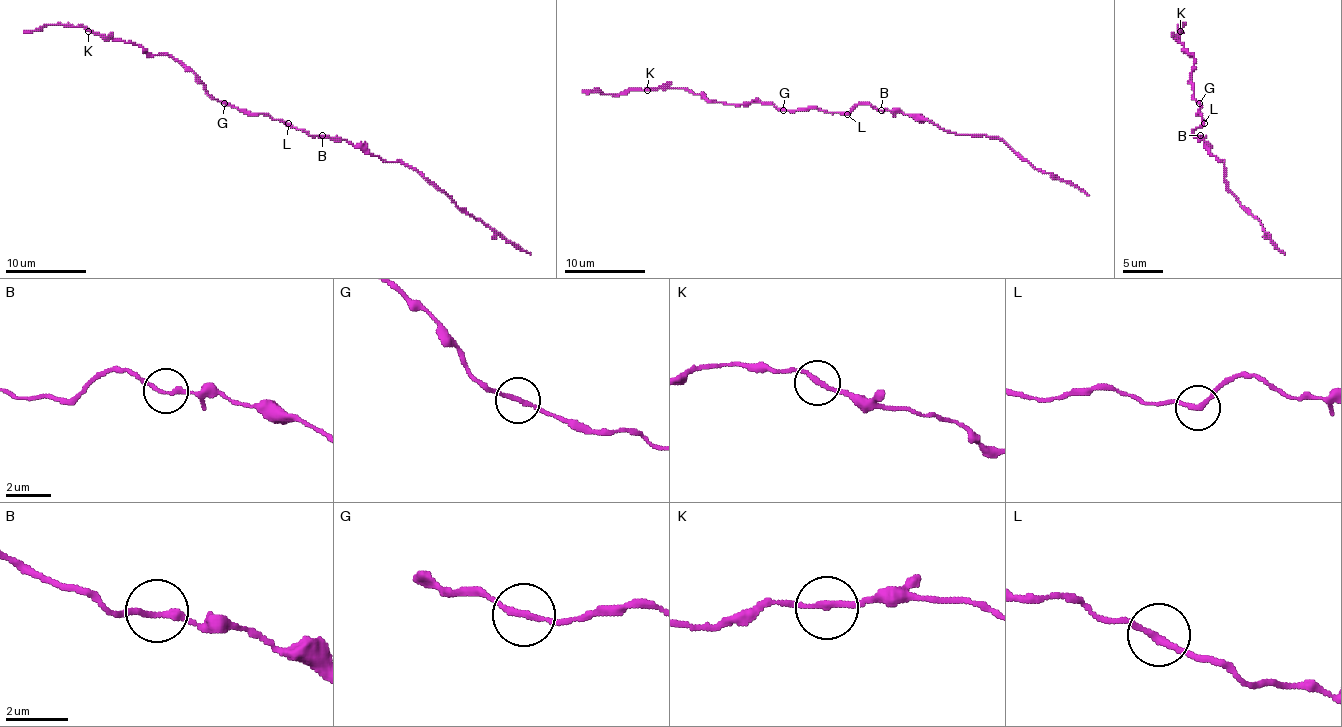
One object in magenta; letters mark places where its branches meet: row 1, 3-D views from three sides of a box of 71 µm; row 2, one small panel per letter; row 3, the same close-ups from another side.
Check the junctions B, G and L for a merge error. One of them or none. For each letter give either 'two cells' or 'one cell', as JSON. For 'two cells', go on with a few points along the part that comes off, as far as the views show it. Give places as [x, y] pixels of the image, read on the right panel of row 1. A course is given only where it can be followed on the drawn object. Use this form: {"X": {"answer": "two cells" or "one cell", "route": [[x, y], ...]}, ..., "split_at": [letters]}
{"B": {"answer": "one cell"}, "G": {"answer": "one cell"}, "L": {"answer": "one cell"}, "split_at": []}

